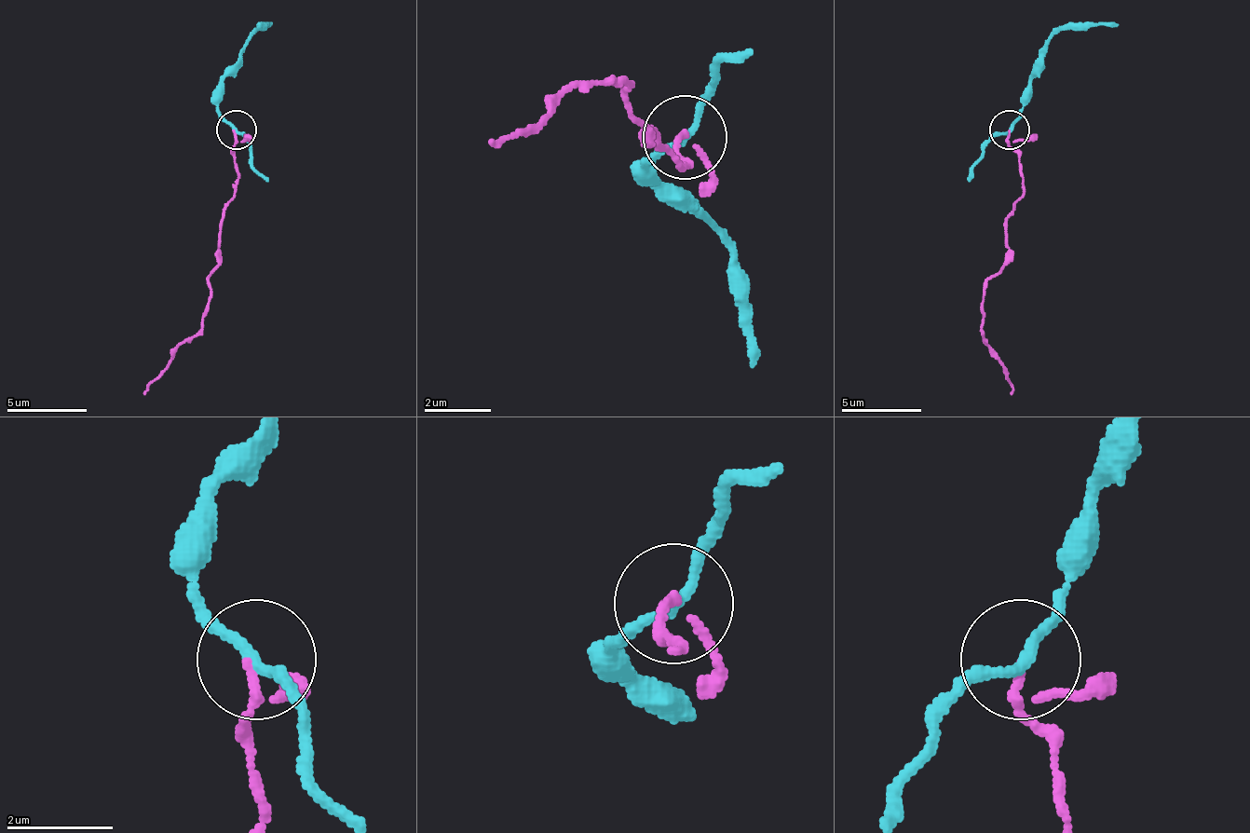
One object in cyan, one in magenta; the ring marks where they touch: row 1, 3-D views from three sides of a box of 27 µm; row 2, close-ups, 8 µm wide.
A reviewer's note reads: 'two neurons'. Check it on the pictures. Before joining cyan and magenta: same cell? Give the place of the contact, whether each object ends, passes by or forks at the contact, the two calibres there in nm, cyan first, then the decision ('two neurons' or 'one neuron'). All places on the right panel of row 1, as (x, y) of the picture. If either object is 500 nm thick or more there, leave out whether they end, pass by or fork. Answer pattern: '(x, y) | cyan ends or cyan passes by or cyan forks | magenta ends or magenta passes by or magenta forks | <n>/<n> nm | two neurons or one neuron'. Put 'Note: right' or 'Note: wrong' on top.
Note: right
(1009, 129) | cyan passes by | magenta passes by | 190/100 nm | two neurons

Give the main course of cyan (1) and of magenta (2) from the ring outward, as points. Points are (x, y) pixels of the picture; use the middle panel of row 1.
1: (686, 139), (645, 164), (728, 248), (754, 365)
2: (678, 139), (686, 164), (653, 130), (645, 130), (628, 88), (628, 80), (577, 80), (494, 139)

